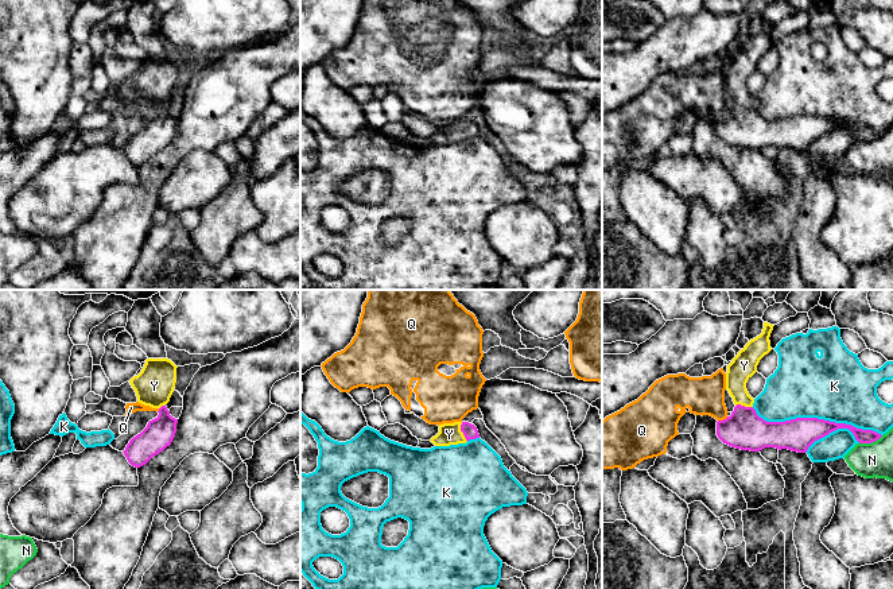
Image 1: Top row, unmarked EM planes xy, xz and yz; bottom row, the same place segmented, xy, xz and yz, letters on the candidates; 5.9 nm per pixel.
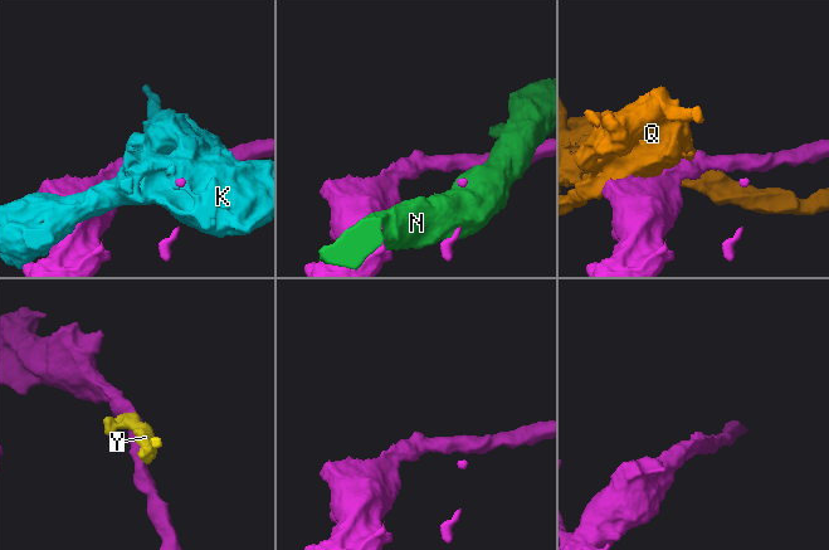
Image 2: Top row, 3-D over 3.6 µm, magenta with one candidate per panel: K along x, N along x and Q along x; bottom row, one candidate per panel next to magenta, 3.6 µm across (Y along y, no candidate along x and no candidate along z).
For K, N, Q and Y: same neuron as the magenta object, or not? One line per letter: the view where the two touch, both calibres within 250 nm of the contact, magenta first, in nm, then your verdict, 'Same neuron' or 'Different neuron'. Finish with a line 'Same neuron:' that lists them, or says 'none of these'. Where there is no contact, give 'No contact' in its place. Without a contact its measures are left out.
K: Touches magenta in yz. Thickness 190 nm (magenta) against 400 nm. Different neuron
N: Touches magenta in yz. Thickness 80 nm (magenta) against 200 nm. Different neuron
Q: Touches magenta in yz. Thickness 240 nm (magenta) against 220 nm. Different neuron
Y: Touches magenta in xz. Thickness 90 nm (magenta) against 130 nm. Same neuron
Same neuron: Y

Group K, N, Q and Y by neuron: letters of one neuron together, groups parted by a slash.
K / N / Q / Y

